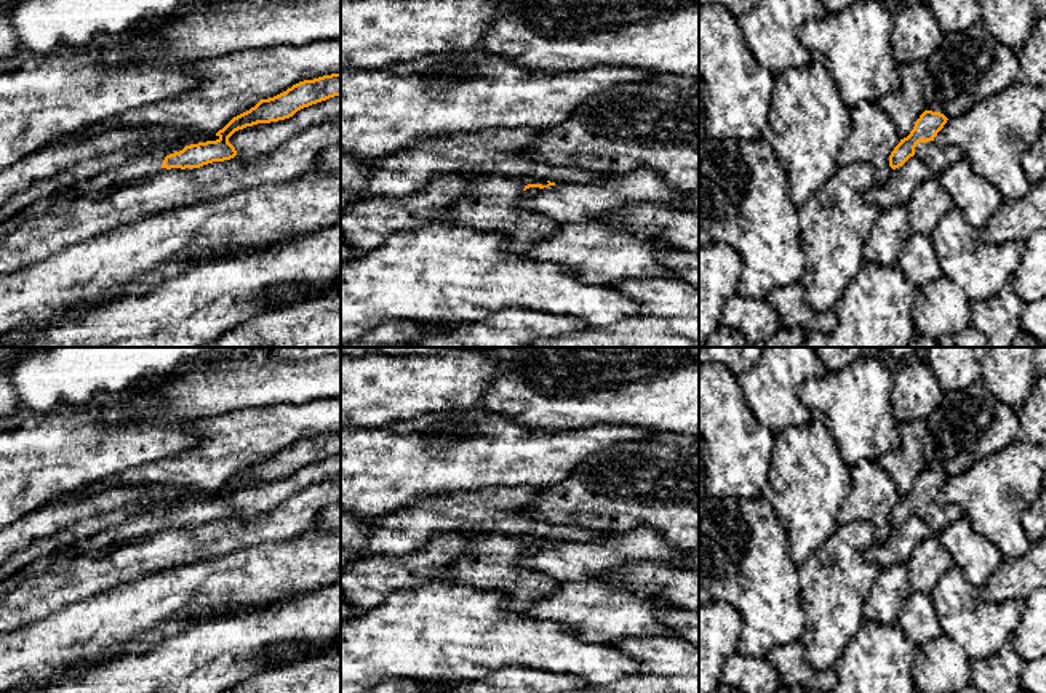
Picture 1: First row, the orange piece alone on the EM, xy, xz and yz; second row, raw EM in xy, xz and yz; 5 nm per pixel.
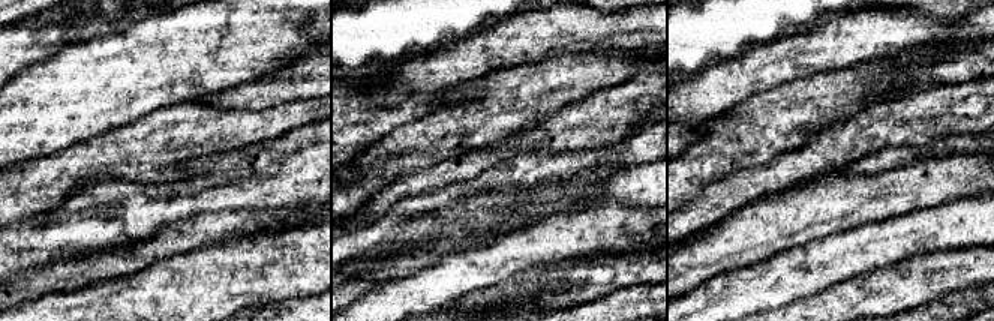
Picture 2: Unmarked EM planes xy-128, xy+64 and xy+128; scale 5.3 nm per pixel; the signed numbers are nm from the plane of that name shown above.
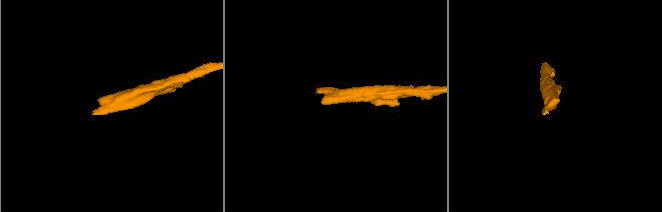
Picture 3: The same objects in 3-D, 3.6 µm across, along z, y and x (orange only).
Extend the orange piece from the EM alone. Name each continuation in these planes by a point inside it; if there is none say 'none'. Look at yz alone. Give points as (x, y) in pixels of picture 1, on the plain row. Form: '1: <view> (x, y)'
1: yz (936, 516)

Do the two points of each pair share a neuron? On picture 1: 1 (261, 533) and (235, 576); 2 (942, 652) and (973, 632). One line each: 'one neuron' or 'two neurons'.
1: two neurons
2: two neurons

